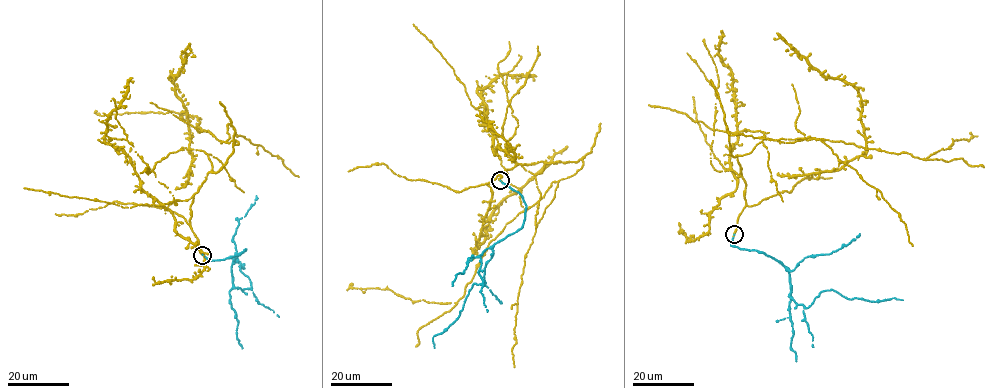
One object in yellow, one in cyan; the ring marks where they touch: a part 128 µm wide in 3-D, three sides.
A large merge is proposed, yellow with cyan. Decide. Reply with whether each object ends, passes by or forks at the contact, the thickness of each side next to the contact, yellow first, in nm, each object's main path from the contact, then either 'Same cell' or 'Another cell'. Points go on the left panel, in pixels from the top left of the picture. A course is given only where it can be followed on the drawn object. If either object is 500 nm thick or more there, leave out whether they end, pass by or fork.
At the ring yellow ends. At the ring cyan ends. Thickness 420 nm (yellow) against 130 nm. Course of yellow: (202, 254), (190, 206), (236, 140), (221, 142), (196, 128), (200, 117), (173, 111), (96, 111). Course of cyan: (202, 254), (224, 260), (246, 249), (232, 265), (242, 291), (252, 288), (244, 263), (231, 257), (238, 254). Same cell

